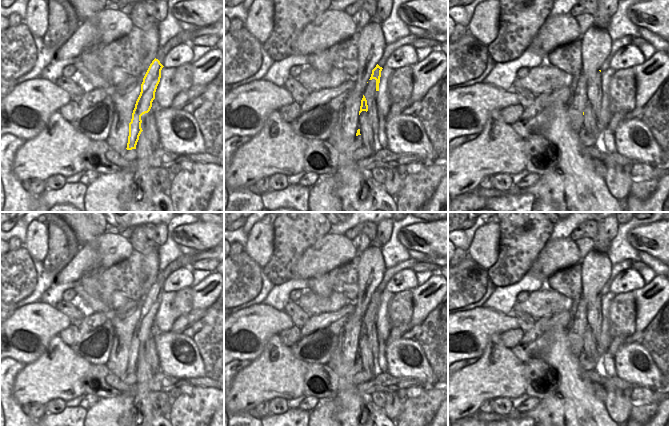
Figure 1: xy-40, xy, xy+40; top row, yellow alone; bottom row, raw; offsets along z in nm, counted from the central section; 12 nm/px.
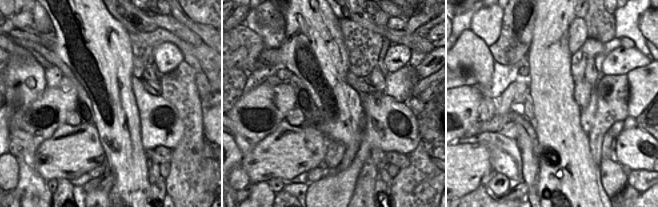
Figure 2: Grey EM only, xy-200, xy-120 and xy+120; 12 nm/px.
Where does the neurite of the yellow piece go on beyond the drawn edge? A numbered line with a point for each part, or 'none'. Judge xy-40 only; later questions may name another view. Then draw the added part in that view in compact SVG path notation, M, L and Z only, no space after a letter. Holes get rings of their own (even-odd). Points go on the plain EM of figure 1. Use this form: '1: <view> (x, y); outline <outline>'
1: xy-40 (185, 260); outline M198 251L195 255L183 254L182 256L177 258L175 261L170 263L164 270L159 272L156 278L156 283L158 283L161 288L163 288L163 284L166 278L181 267L190 267L194 262L196 262L195 259L198 253L200 253L200 251Z

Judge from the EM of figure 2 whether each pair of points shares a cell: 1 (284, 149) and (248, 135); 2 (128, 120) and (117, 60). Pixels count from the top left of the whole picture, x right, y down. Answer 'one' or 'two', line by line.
1: two
2: one

